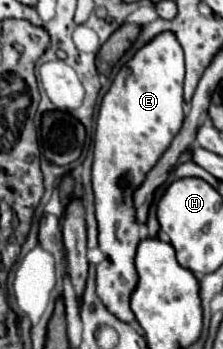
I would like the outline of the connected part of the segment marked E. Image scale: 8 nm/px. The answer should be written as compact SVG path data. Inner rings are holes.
M163 32L143 46L127 66L123 66L99 108L93 192L99 224L99 250L103 252L103 260L97 264L96 293L105 308L127 324L135 320L129 298L137 286L135 250L141 242L133 194L161 154L169 148L183 124L183 76L183 50L171 32Z

